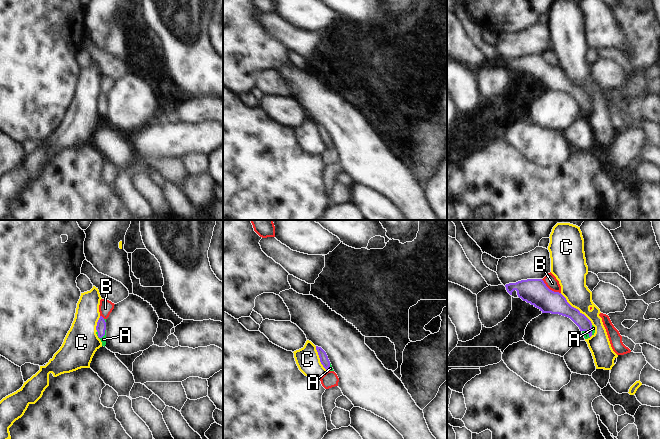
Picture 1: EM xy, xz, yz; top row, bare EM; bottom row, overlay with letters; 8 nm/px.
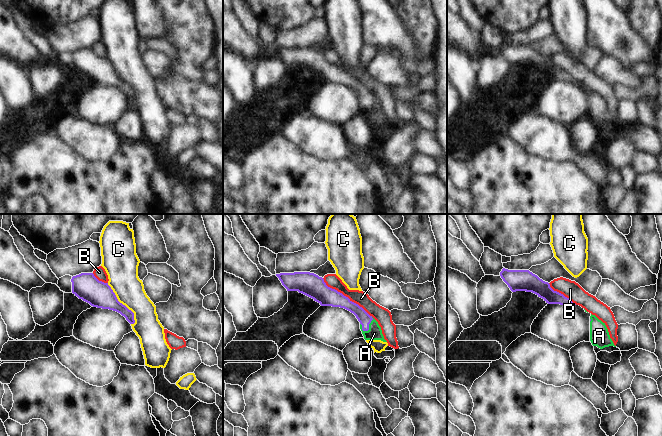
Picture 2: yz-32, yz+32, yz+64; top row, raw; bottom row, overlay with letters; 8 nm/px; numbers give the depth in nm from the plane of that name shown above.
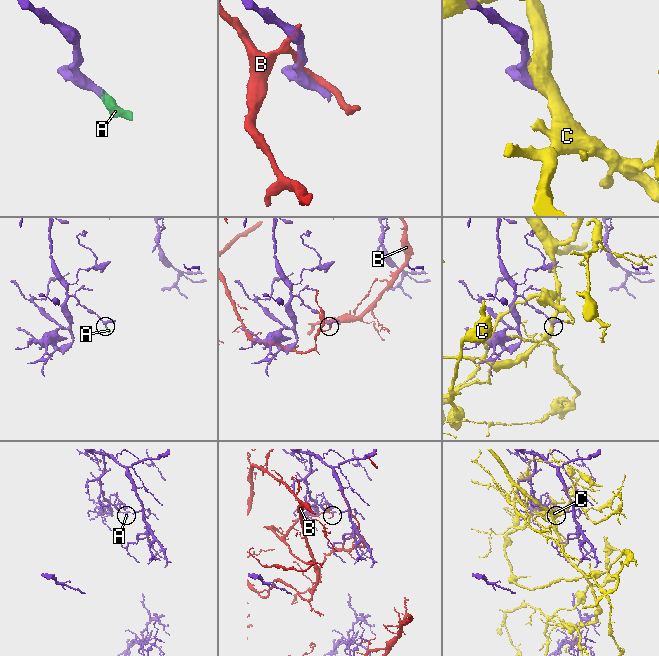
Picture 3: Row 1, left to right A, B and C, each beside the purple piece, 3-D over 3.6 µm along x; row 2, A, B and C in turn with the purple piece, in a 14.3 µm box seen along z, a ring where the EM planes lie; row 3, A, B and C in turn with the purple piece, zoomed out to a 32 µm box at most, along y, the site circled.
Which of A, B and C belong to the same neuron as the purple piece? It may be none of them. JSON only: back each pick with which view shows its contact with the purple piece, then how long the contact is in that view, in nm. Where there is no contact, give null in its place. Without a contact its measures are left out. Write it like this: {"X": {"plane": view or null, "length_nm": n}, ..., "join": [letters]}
{"A": {"plane": "xy", "length_nm": 90}, "join": ["A"]}

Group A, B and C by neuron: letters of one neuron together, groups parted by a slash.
A / B / C

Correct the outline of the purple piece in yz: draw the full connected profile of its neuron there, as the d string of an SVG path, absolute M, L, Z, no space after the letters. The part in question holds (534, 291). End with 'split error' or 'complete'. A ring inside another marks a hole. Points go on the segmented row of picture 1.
M527 279L505 285L512 295L514 290L523 301L538 308L542 313L559 314L570 318L580 329L585 339L595 333L591 321L578 309L572 307L559 292L550 290L542 279Z; split error

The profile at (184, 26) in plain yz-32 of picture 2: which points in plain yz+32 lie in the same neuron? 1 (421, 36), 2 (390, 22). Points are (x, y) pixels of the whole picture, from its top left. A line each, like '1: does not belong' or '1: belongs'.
1: belongs
2: does not belong

